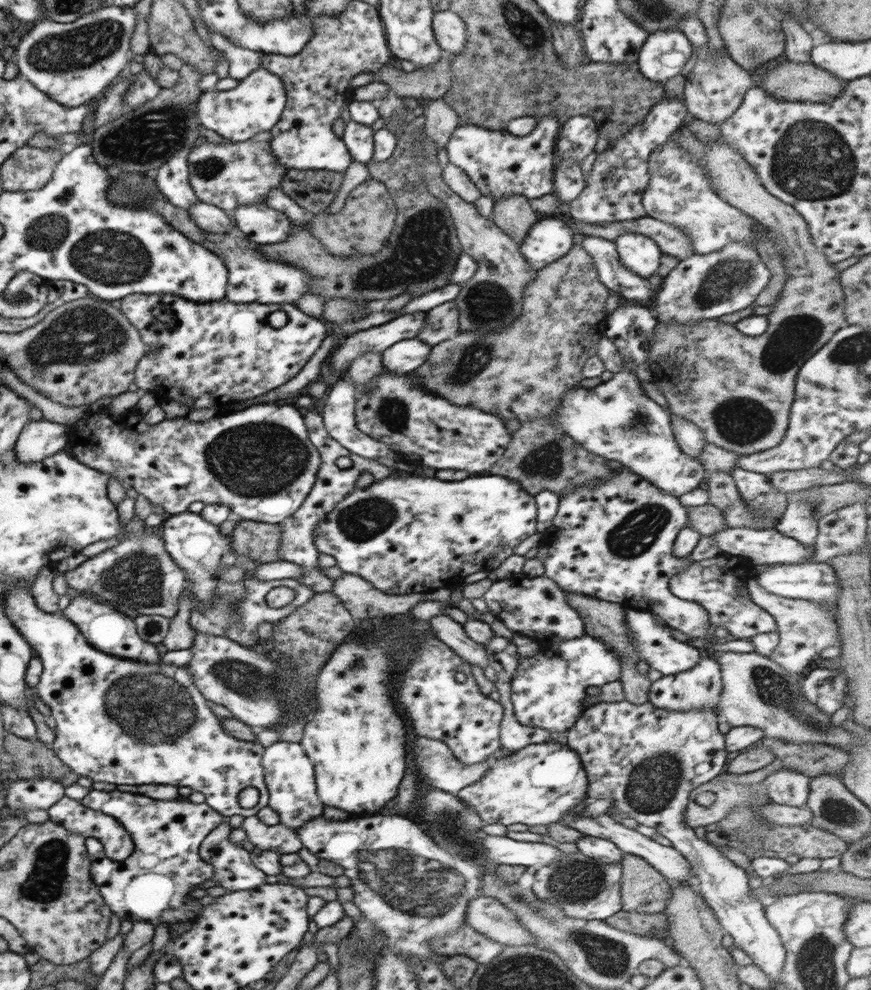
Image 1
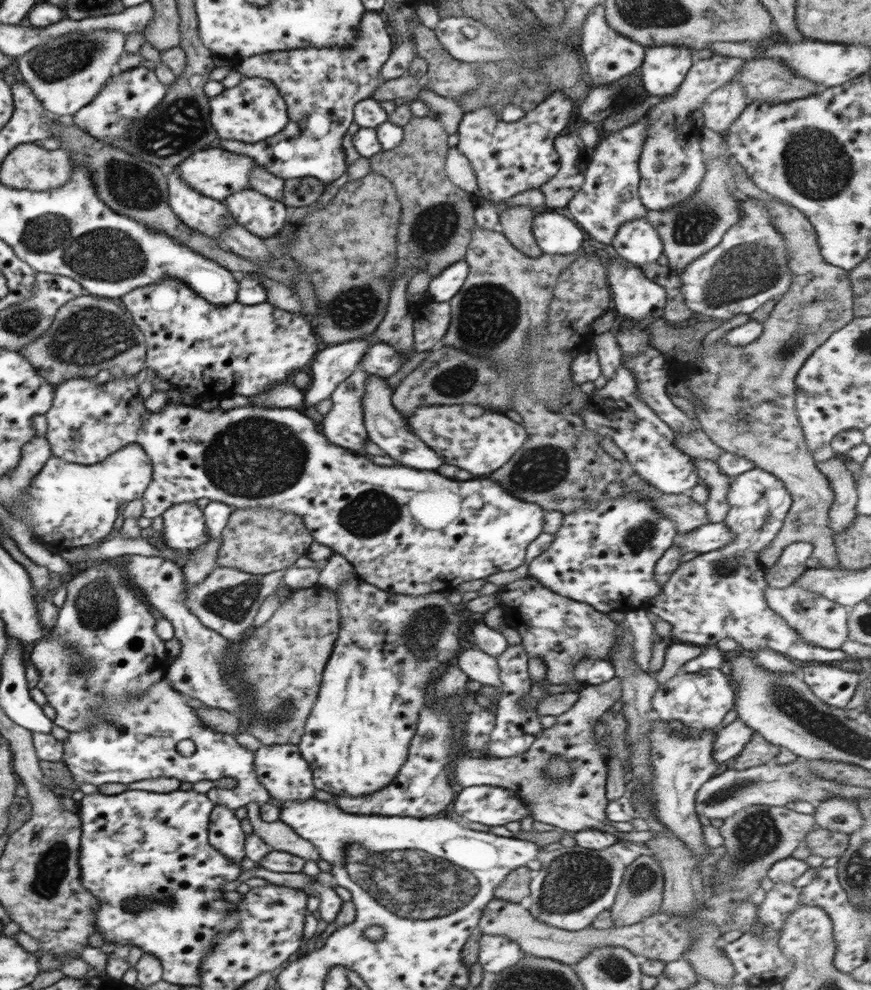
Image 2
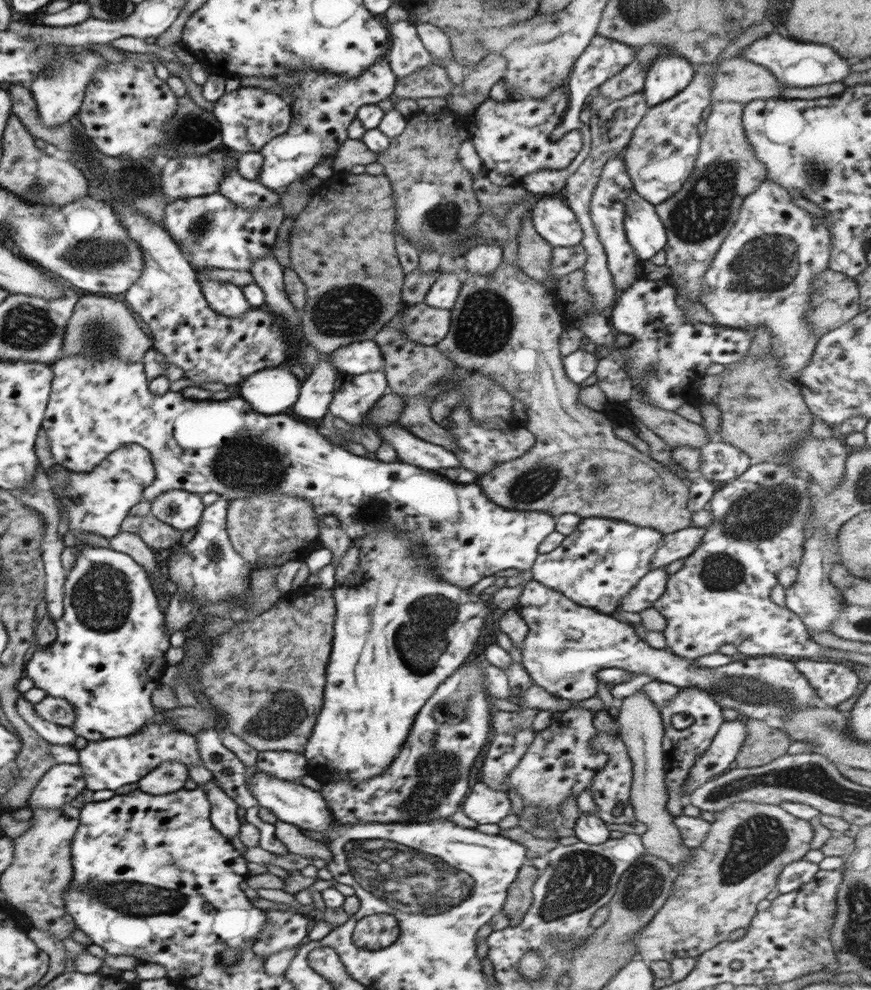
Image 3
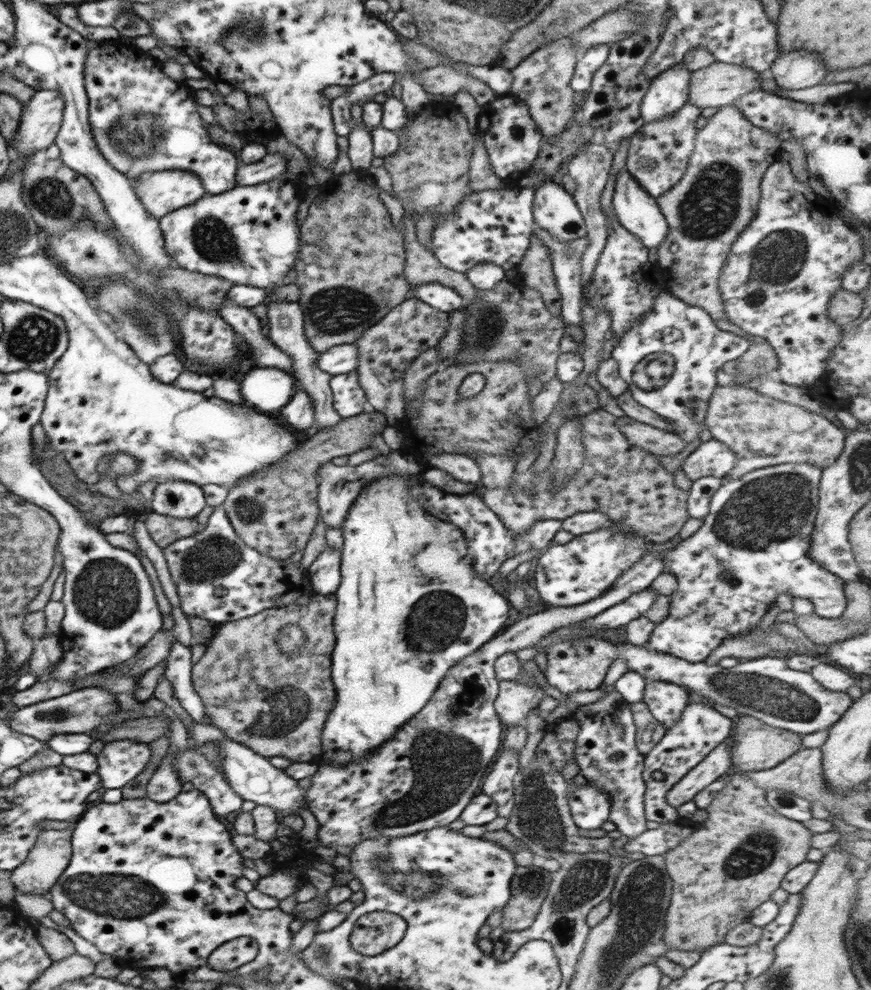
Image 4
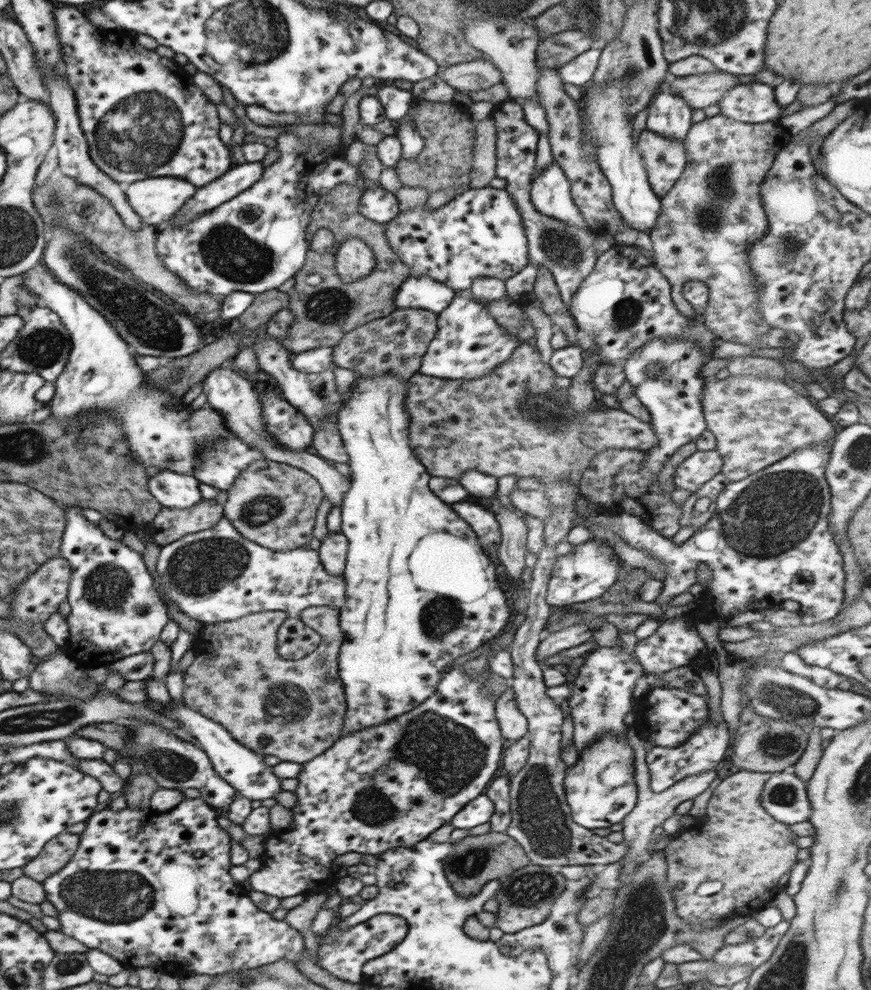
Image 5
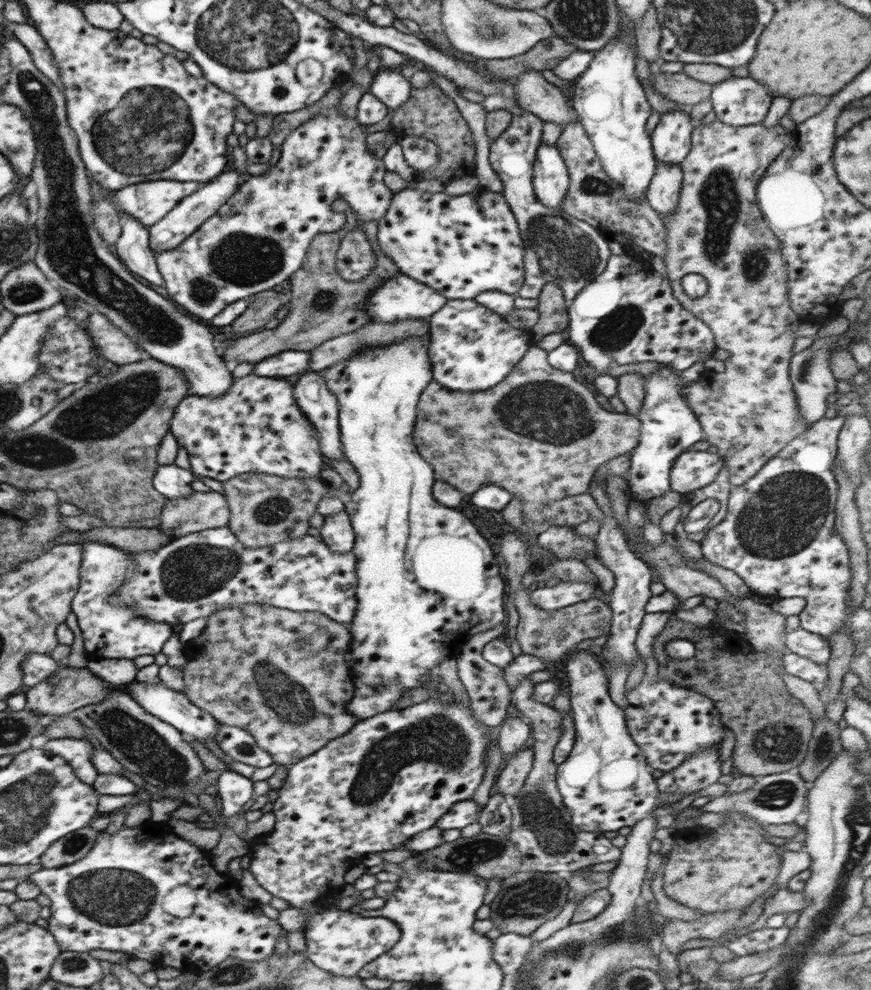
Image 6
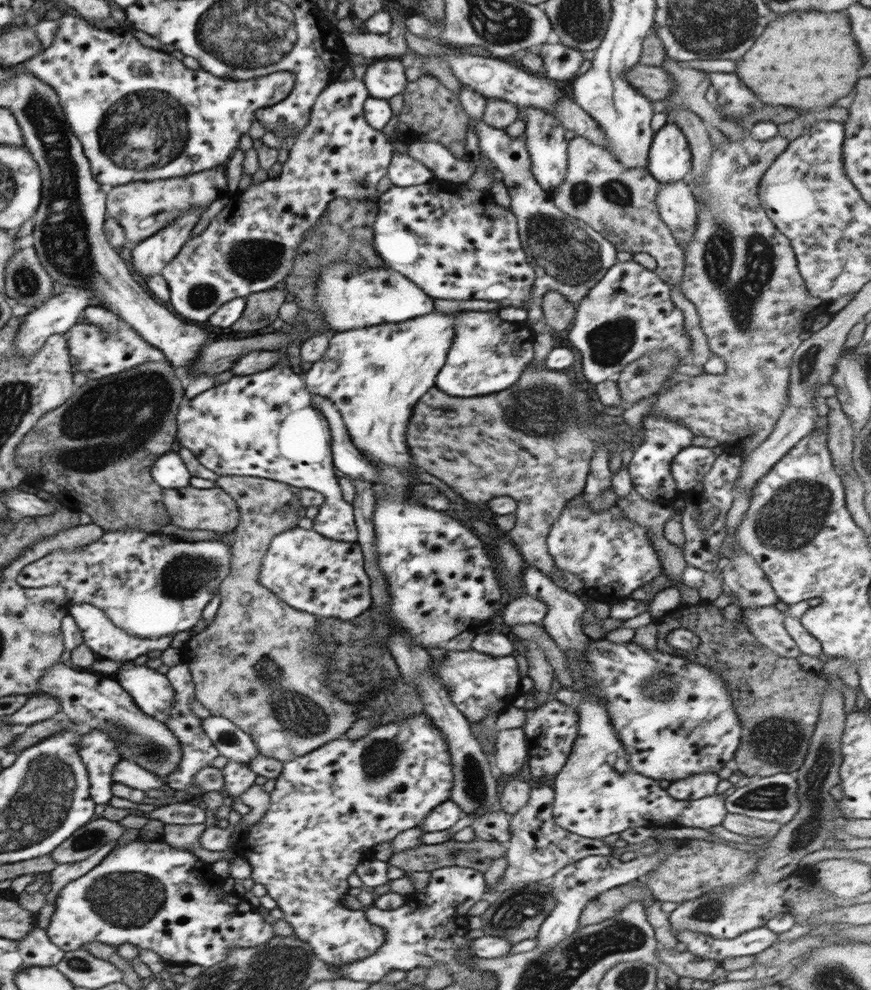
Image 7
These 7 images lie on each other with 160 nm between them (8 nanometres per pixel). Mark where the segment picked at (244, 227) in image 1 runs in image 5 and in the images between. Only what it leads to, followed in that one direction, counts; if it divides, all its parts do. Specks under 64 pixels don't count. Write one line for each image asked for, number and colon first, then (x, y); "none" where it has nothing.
2: (263, 217)
3: (248, 194)
4: (142, 121)
5: (125, 131)

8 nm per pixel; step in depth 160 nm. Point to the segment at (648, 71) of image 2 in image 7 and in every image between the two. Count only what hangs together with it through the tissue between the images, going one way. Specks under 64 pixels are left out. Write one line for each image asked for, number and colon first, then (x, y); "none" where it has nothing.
3: (669, 75)
4: (668, 92)
5: (669, 115)
6: (671, 139)
7: (670, 159)

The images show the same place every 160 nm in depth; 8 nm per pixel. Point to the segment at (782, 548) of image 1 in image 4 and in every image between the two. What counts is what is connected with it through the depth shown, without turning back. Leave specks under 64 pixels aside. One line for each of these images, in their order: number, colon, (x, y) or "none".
2: (711, 536)
3: (681, 544)
4: (441, 754)

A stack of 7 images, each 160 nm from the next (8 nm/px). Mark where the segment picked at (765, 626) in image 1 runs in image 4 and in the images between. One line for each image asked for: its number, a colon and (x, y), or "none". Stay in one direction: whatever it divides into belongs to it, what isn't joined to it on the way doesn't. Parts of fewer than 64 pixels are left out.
2: (719, 594)
3: (721, 595)
4: (754, 544)

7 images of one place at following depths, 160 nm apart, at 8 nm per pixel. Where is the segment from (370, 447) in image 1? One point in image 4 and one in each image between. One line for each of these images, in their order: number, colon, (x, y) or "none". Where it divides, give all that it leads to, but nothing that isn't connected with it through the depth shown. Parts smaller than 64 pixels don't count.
2: (344, 425)
3: (354, 395)
4: (349, 399)

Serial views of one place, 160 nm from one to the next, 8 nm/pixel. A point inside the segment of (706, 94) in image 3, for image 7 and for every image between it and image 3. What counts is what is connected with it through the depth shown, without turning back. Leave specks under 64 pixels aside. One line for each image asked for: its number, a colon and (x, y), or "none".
4: (657, 158)
5: (665, 159)
6: (663, 193)
7: (678, 206)

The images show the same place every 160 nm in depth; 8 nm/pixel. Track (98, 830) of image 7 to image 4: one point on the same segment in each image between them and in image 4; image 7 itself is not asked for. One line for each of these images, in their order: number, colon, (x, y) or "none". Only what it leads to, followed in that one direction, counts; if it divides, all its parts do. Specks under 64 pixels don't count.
4: (48, 858)
5: (57, 852)
6: (74, 846)

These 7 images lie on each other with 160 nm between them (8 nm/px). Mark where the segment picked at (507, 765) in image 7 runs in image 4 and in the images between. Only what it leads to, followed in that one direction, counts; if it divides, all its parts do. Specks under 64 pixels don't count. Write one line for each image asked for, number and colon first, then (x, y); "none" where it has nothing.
4: (514, 701)
5: (513, 724)
6: (514, 733)

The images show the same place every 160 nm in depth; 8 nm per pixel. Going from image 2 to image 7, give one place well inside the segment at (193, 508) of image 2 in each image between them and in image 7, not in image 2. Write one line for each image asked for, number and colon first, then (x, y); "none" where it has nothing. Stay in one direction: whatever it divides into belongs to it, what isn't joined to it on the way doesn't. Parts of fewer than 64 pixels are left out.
3: (181, 510)
4: (173, 498)
5: (172, 490)
6: (172, 482)
7: (169, 471)

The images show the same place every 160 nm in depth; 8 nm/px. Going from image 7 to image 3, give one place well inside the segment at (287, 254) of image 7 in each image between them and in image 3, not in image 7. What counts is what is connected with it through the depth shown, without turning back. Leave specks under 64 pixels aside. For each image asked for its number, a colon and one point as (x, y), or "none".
3: (219, 234)
4: (249, 235)
5: (255, 241)
6: (259, 237)

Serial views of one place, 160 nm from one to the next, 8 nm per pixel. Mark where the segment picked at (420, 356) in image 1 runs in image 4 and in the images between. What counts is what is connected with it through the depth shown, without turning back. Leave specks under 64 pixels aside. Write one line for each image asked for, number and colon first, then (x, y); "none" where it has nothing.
2: (381, 359)
3: (356, 358)
4: (343, 358)

